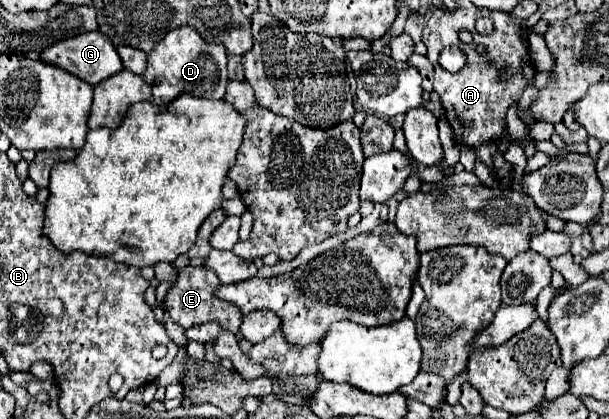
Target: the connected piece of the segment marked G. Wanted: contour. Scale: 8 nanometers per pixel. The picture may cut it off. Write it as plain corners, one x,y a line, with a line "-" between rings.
98,30
90,32
90,34
78,34
74,38
66,38
62,42
56,42
54,46
50,46
42,52
42,60
68,70
70,74
86,80
92,86
96,86
104,78
108,78
108,76
112,76
112,74
116,74
124,68
114,44
110,42
110,38
106,38
106,34
102,34

